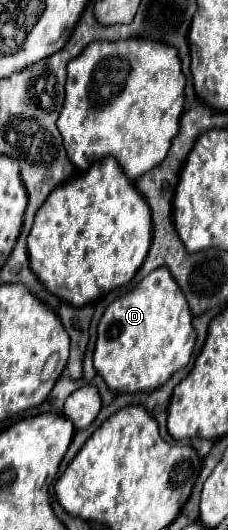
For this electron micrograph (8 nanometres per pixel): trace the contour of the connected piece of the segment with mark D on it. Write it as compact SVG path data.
M157 268L149 276L145 276L133 292L117 298L107 306L97 328L93 366L113 392L151 392L157 386L165 384L165 380L169 380L173 372L185 368L191 360L191 352L197 338L191 320L193 316L189 312L185 294L173 280L171 272L167 268Z

